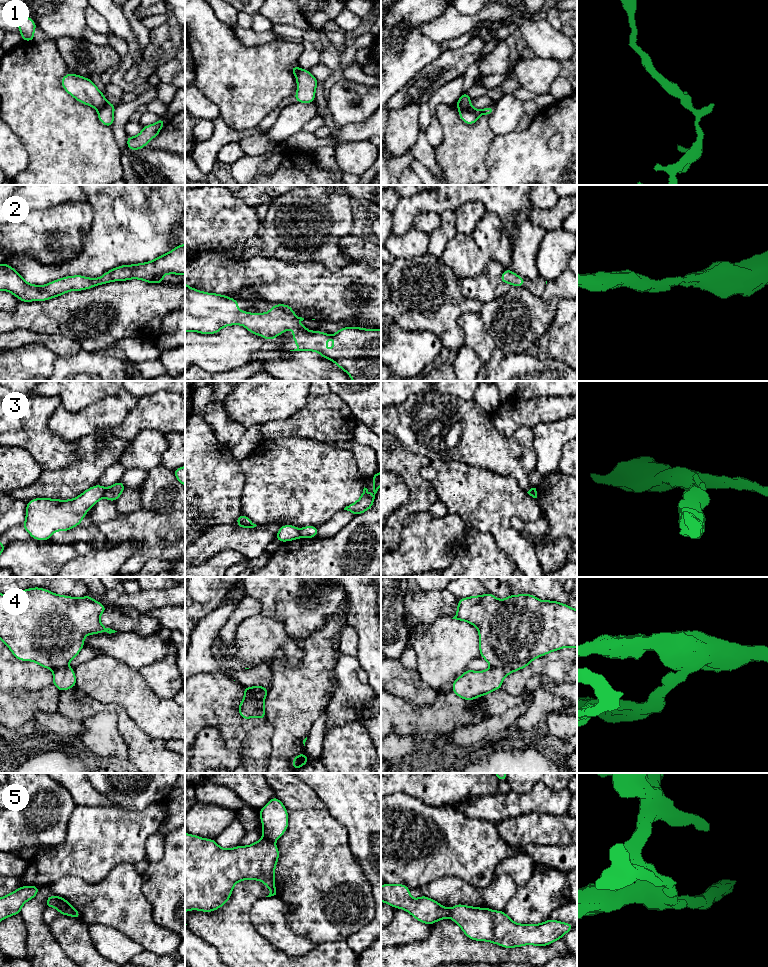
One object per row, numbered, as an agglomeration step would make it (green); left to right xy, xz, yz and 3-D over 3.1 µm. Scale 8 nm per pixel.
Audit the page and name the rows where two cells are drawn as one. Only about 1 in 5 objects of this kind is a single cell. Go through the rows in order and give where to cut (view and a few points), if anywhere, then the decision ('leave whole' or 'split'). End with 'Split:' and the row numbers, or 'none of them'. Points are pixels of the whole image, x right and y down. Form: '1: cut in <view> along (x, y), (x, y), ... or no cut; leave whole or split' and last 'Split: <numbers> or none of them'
1: cut in yz along (470, 105), (459, 111); split
2: no cut; leave whole
3: cut in xy along (105, 488), (103, 496); split
4: cut in yz along (491, 666), (501, 667), (507, 674); split
5: cut in xz along (264, 837), (273, 843); split
Split: 1, 3, 4, 5

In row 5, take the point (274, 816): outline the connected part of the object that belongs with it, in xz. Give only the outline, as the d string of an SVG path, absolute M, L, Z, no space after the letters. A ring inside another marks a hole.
M274 797L259 810L259 813L263 825L262 834L274 843L288 828L287 809L277 797Z

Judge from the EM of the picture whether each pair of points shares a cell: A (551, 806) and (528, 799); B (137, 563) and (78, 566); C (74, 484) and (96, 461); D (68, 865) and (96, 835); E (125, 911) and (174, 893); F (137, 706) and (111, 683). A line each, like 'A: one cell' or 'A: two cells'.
A: one cell
B: two cells
C: one cell
D: one cell
E: two cells
F: one cell

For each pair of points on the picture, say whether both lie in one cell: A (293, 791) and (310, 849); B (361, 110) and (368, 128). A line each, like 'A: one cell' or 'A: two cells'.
A: one cell
B: two cells

